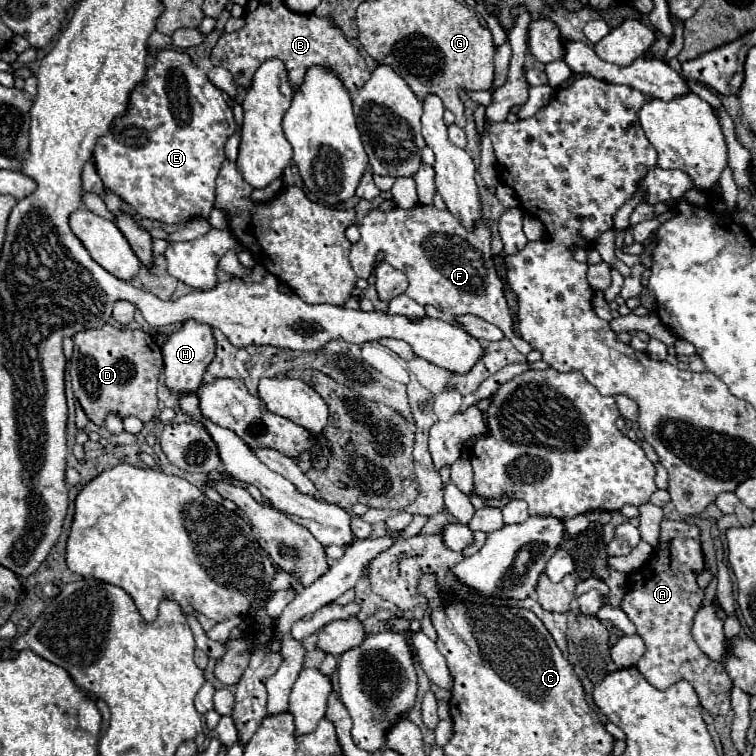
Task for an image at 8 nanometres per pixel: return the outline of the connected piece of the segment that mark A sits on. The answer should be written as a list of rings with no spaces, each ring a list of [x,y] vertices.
[[[663,521],[659,547],[653,551],[647,565],[627,579],[621,609],[635,623],[637,635],[645,641],[647,651],[637,663],[645,679],[657,689],[667,689],[685,679],[697,691],[705,711],[711,715],[727,715],[731,709],[733,683],[723,663],[709,659],[691,637],[691,623],[703,601],[703,589],[697,585],[697,573],[703,569],[701,529],[685,521]]]

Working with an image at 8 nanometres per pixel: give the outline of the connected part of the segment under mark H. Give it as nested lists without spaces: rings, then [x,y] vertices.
[[[187,319],[183,327],[173,333],[167,343],[161,347],[163,351],[163,363],[165,363],[165,383],[171,391],[175,393],[187,393],[187,391],[197,391],[203,383],[203,373],[207,371],[209,363],[215,357],[215,337],[213,329],[205,323],[199,323],[195,319]]]

